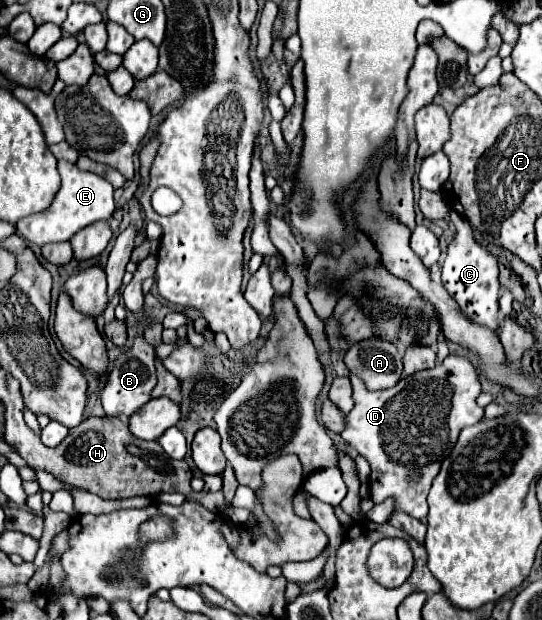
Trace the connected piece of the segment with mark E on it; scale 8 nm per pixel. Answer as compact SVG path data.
M59 161L57 167L61 173L61 189L57 191L53 203L45 211L27 215L17 223L19 235L37 247L43 247L47 243L69 241L79 229L95 221L109 219L115 211L115 199L113 199L115 189L107 179L101 179L101 175L89 171L81 171L75 163L69 161Z

